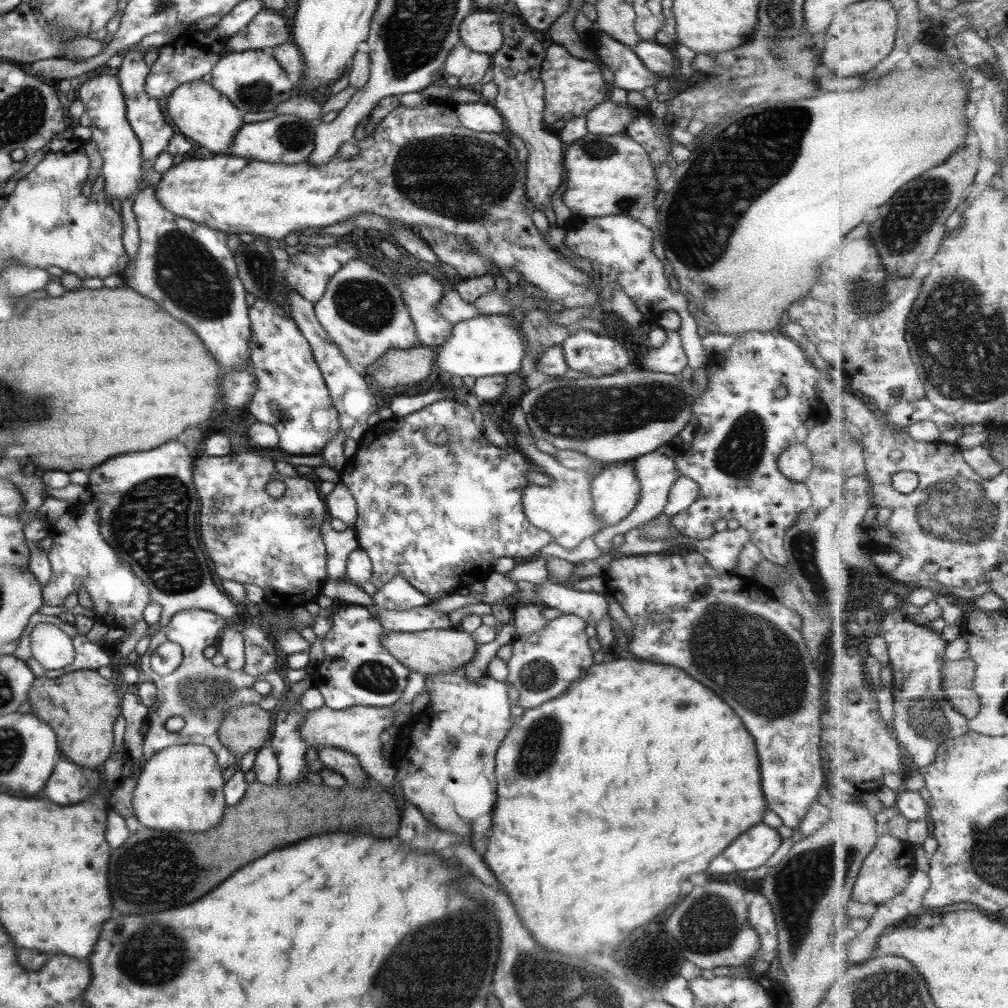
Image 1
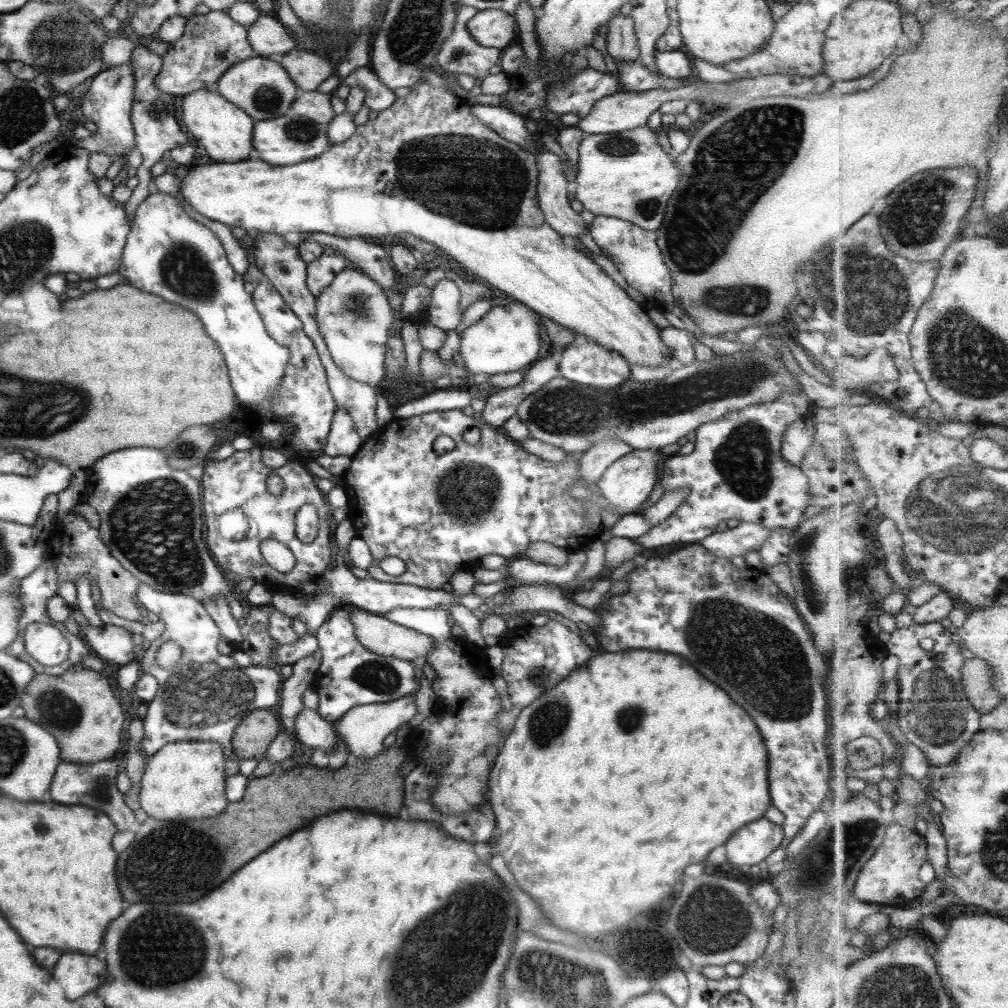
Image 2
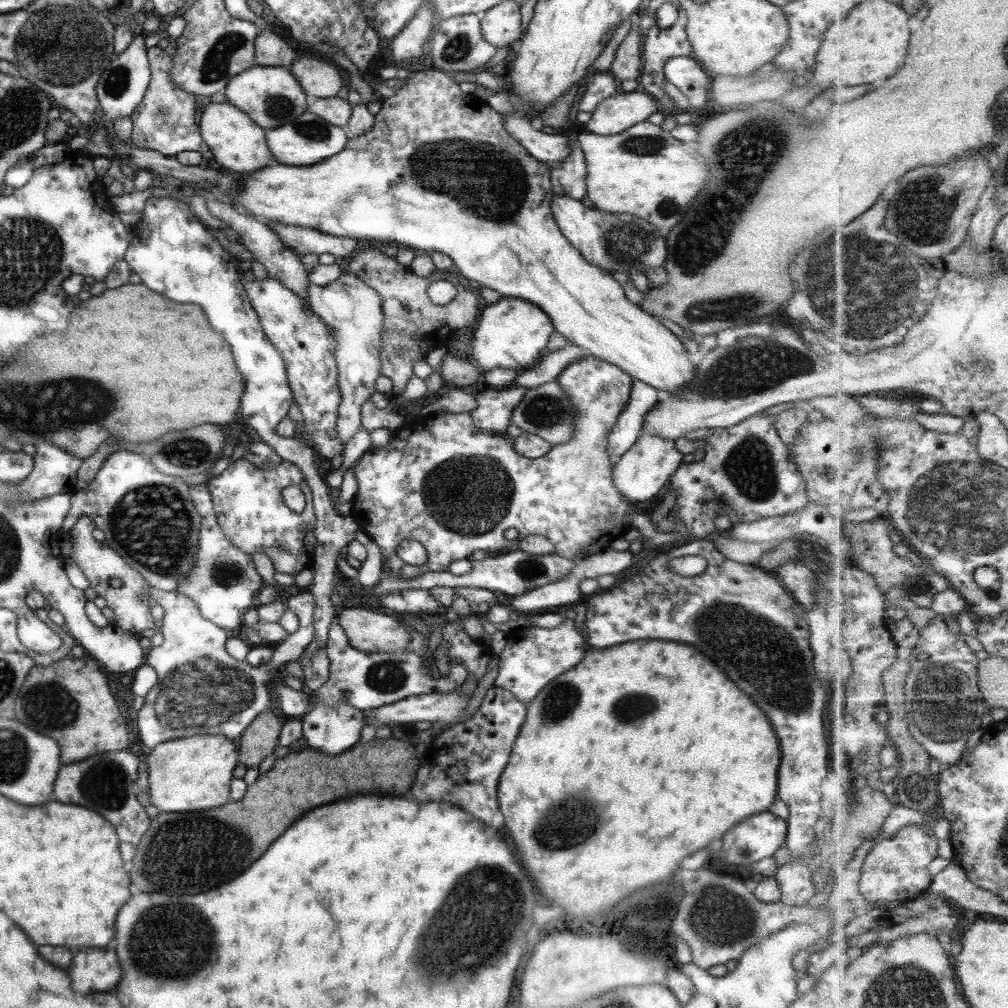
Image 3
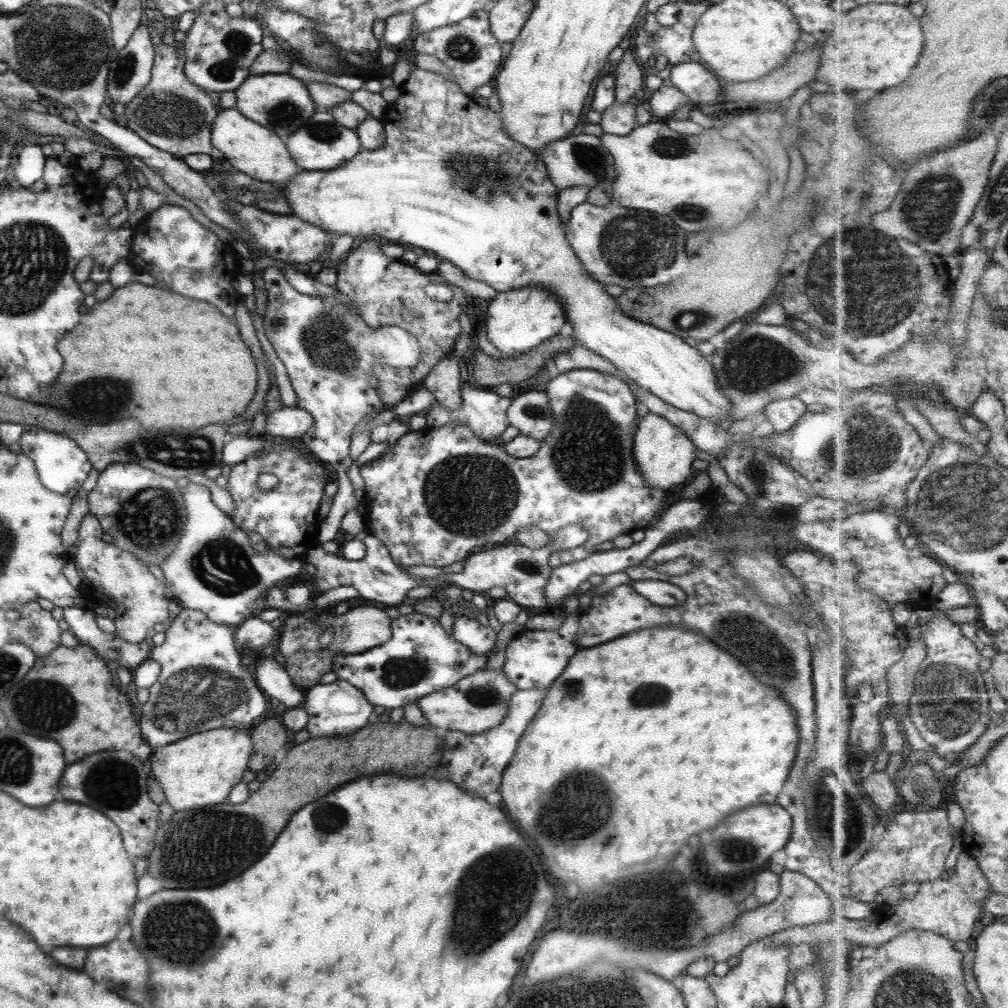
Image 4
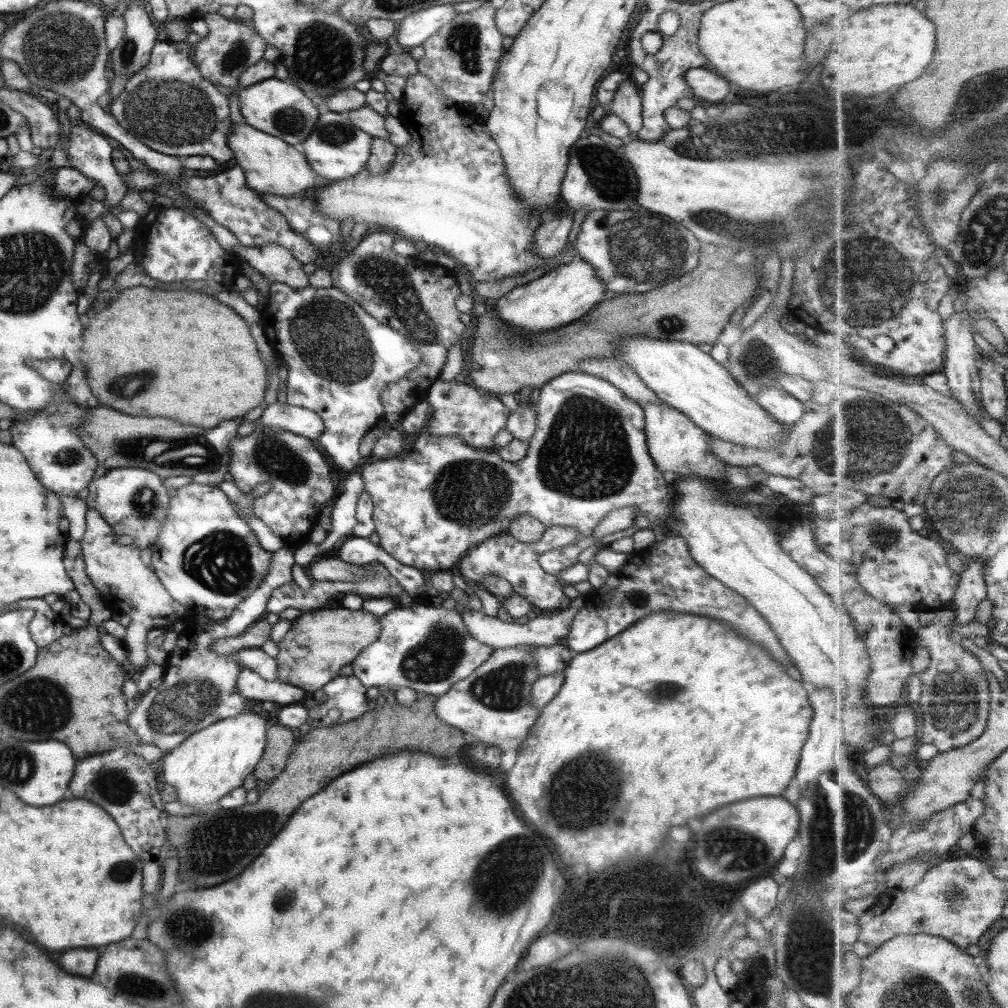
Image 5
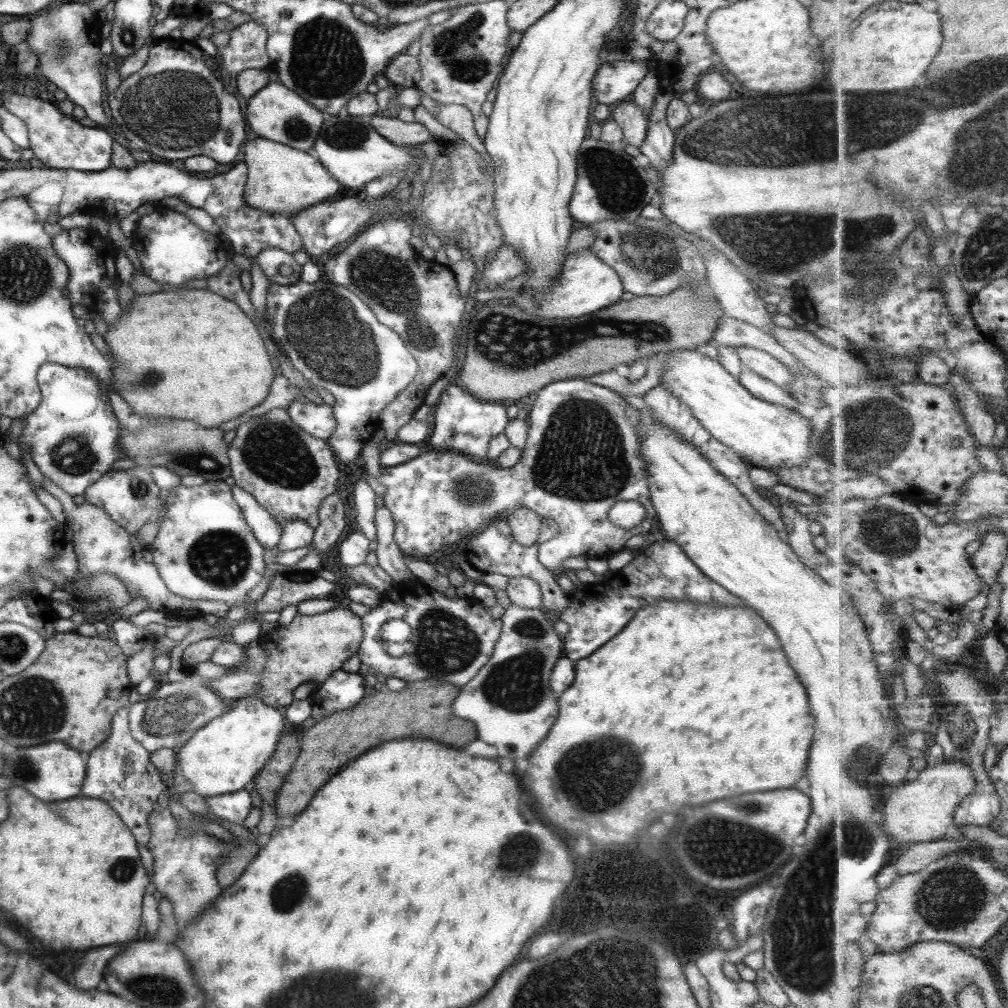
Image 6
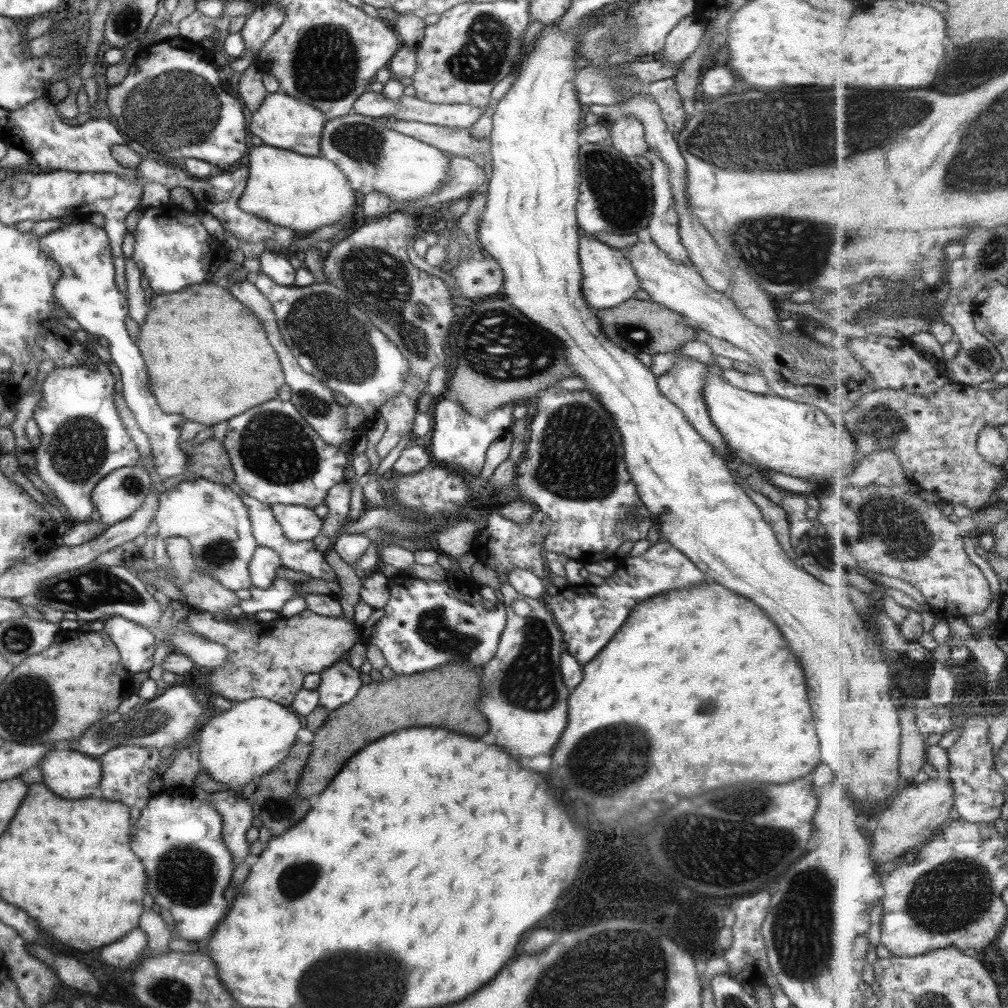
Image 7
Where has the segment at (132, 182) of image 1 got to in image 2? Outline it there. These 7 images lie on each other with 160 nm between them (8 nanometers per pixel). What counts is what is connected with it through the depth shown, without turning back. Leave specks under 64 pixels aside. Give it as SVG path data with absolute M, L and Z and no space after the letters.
M130 61L128 64L105 67L99 71L91 80L91 84L85 92L82 102L82 114L87 120L95 125L95 134L90 134L88 138L81 140L77 146L87 152L107 153L113 159L125 158L125 155L134 147L134 134L130 121L130 106L133 94L132 68Z

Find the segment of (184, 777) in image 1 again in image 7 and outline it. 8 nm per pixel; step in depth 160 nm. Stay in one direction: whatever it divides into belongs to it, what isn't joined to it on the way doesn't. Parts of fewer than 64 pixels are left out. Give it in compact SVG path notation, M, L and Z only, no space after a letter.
M253 697L232 702L228 710L221 710L221 714L196 729L197 742L193 750L200 772L224 784L232 794L240 794L249 781L260 778L285 758L299 728L296 713L272 700Z

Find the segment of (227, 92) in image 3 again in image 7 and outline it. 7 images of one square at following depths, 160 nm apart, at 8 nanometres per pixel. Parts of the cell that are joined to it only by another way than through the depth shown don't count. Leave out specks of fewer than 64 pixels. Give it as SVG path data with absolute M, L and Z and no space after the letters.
M275 91L267 93L261 104L251 113L249 131L266 146L295 152L301 156L319 156L320 133L325 121L320 110L288 94Z

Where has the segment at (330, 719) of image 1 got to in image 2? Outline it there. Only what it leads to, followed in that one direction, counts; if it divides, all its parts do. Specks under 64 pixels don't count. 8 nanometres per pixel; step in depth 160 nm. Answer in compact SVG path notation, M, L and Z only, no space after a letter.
M405 695L391 702L352 706L347 709L344 715L332 722L332 729L334 734L347 745L349 753L359 760L367 760L368 758L375 758L382 752L382 742L385 736L395 731L400 724L411 719L414 714L414 697Z

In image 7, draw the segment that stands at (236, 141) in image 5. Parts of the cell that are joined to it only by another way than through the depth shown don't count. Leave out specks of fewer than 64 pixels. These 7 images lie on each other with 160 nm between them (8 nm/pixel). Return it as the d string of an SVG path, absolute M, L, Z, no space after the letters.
M261 144L249 148L247 154L248 177L237 207L247 214L277 226L299 232L300 237L310 235L323 225L336 224L353 214L355 198L341 171L319 156L301 156Z

